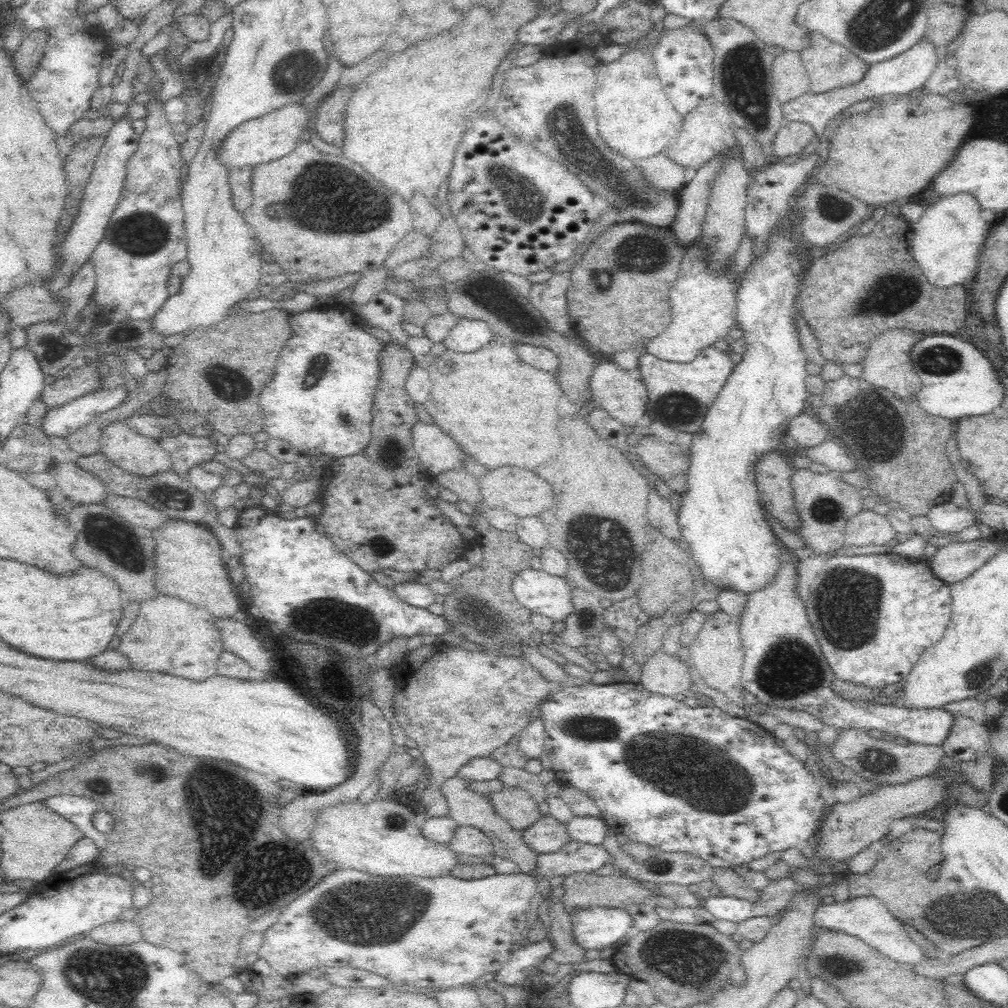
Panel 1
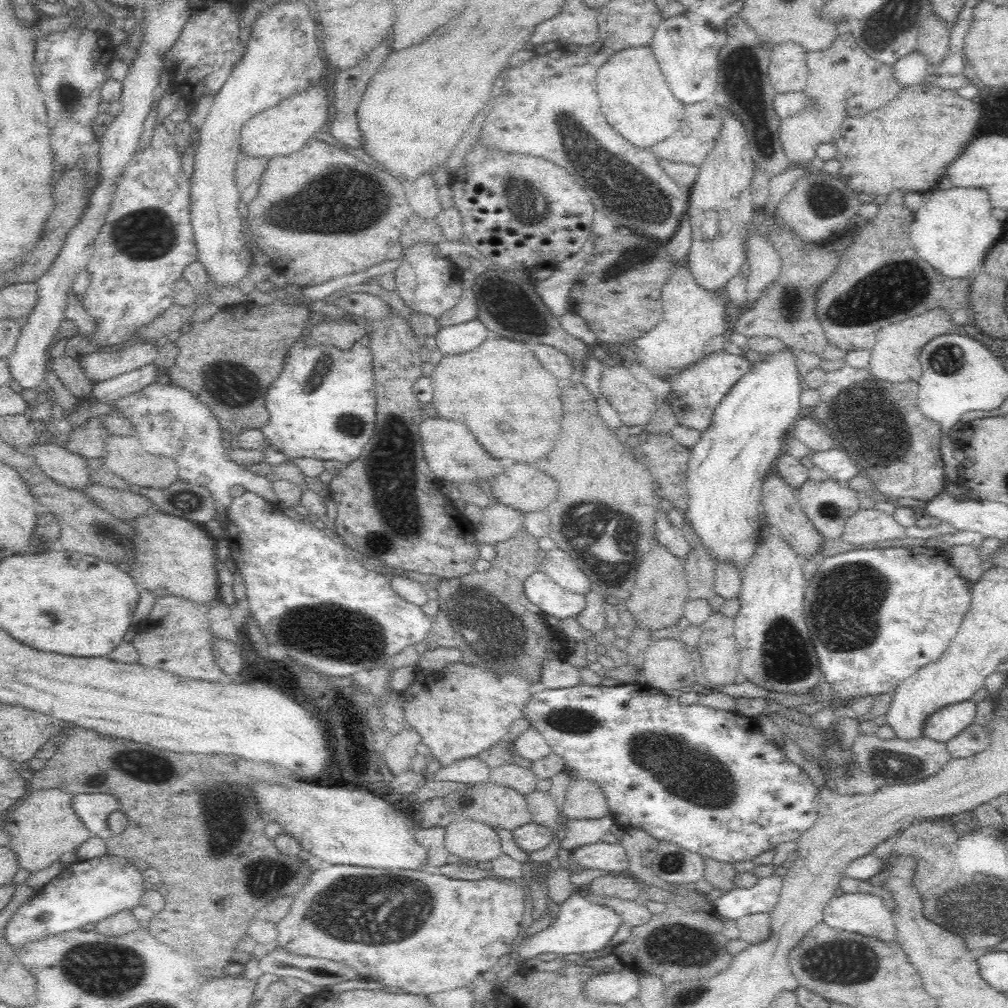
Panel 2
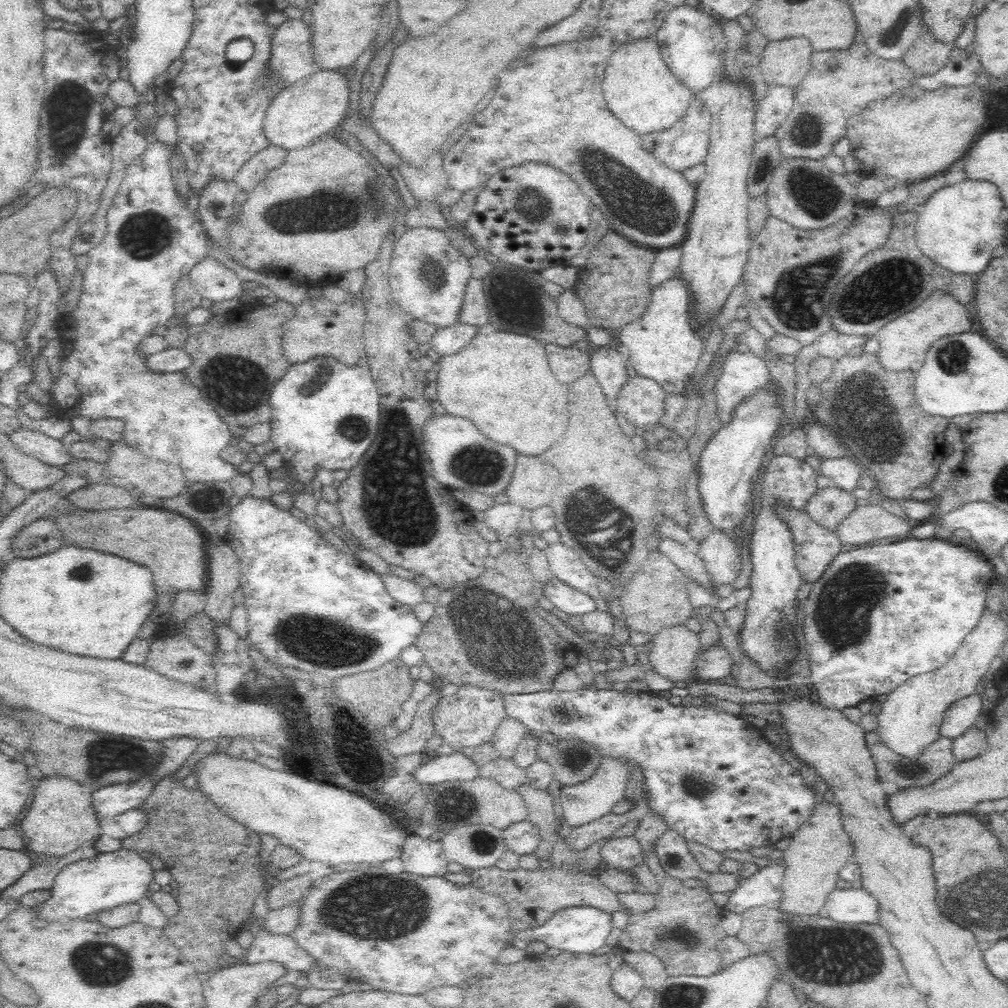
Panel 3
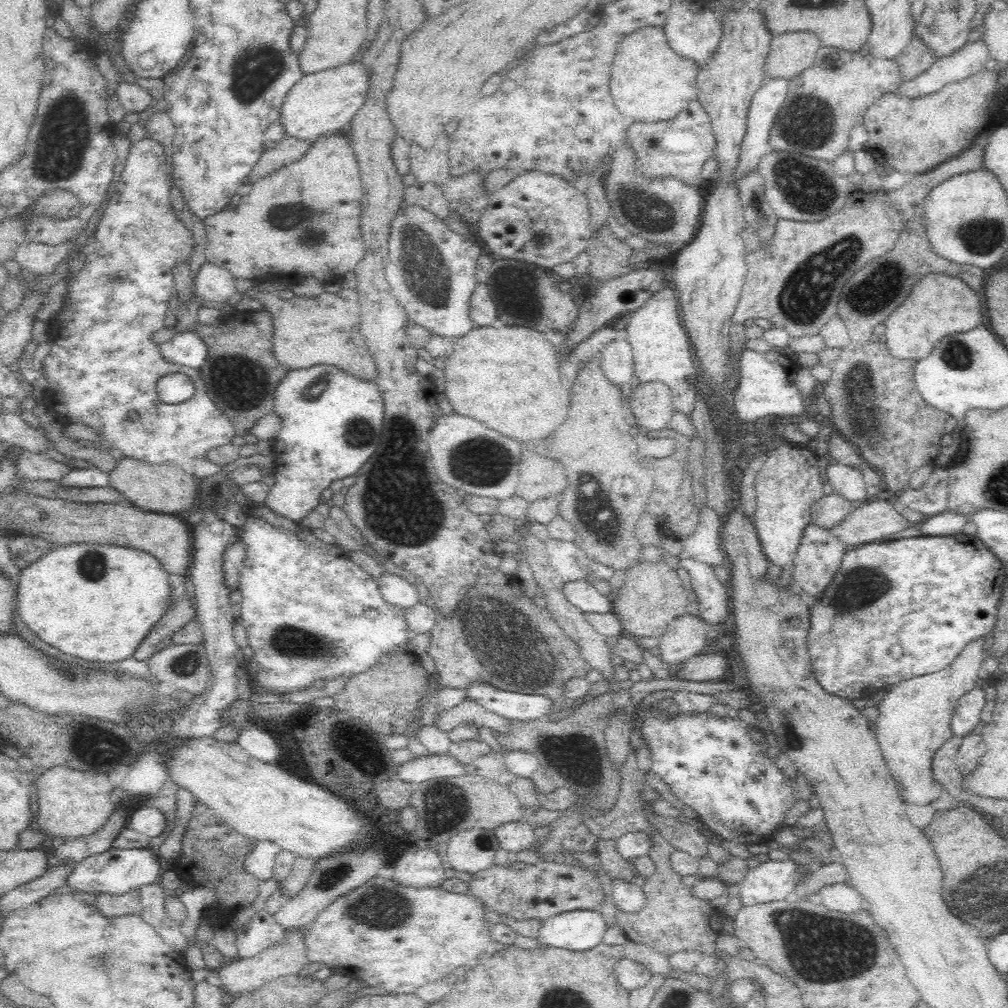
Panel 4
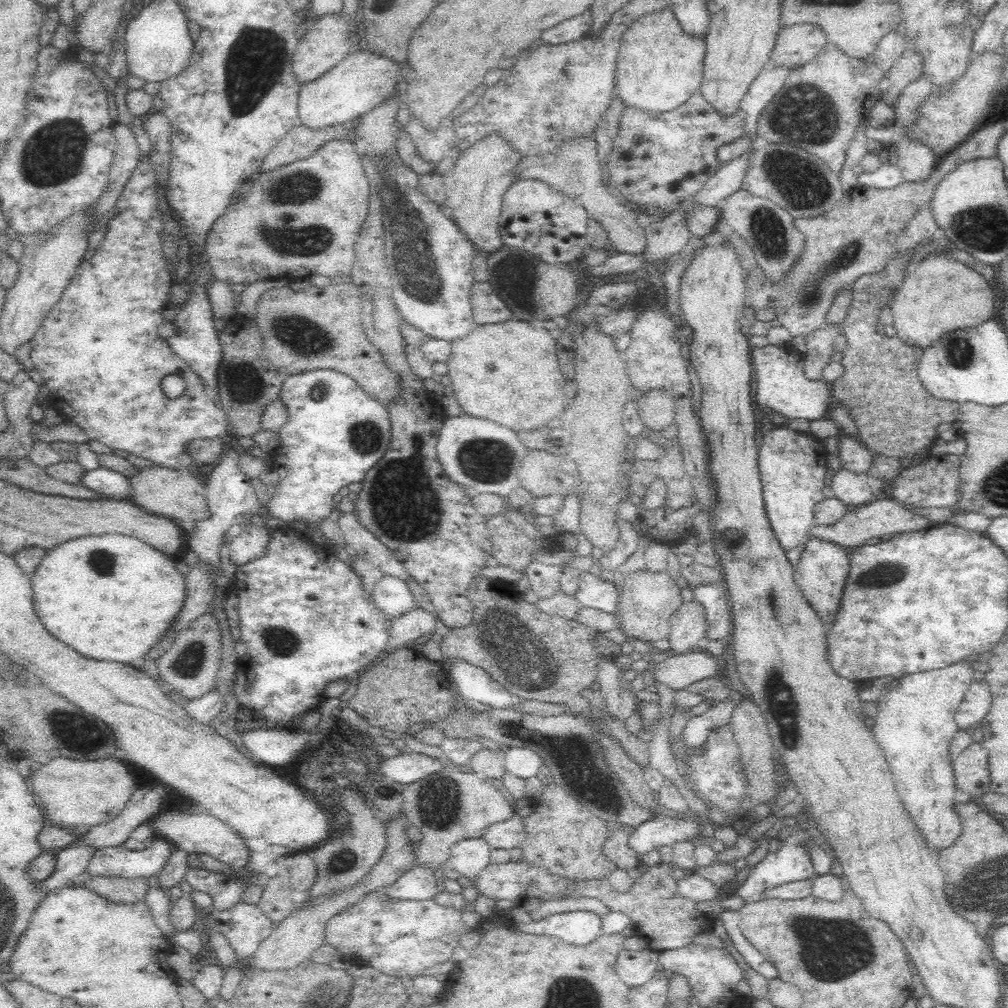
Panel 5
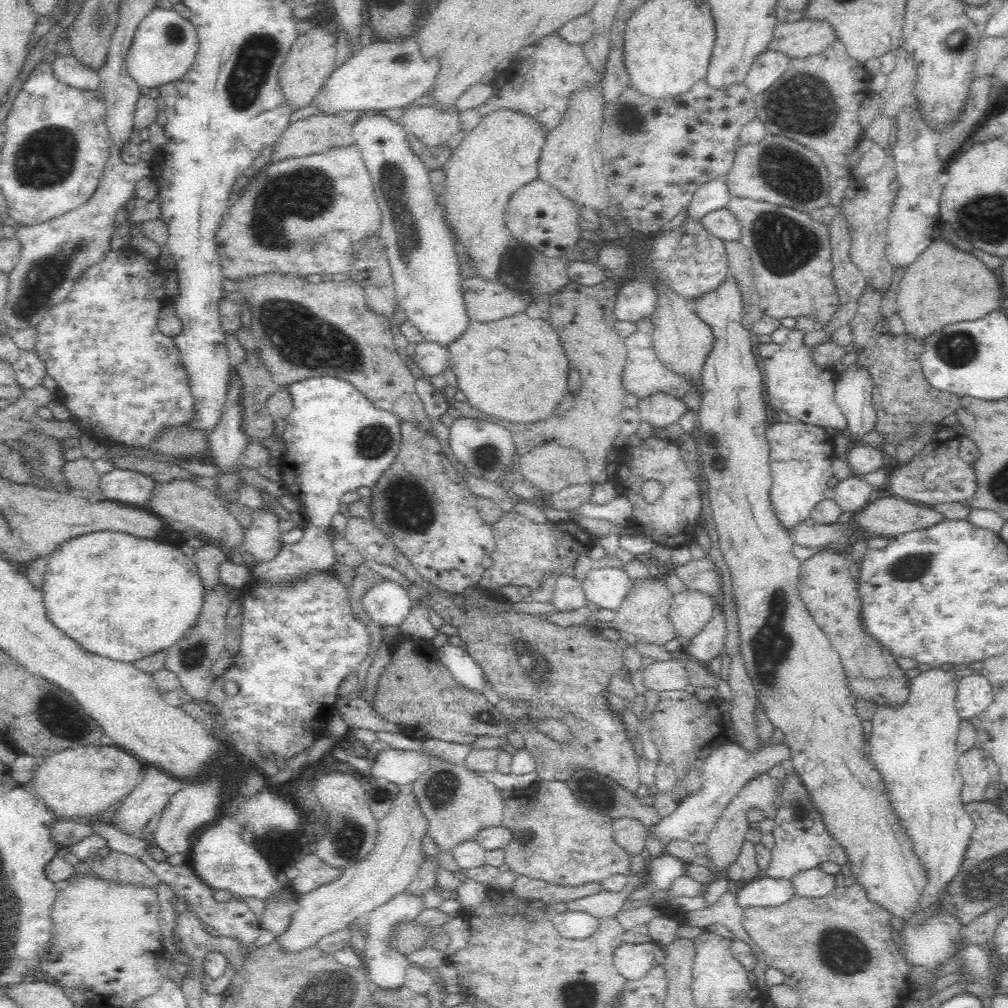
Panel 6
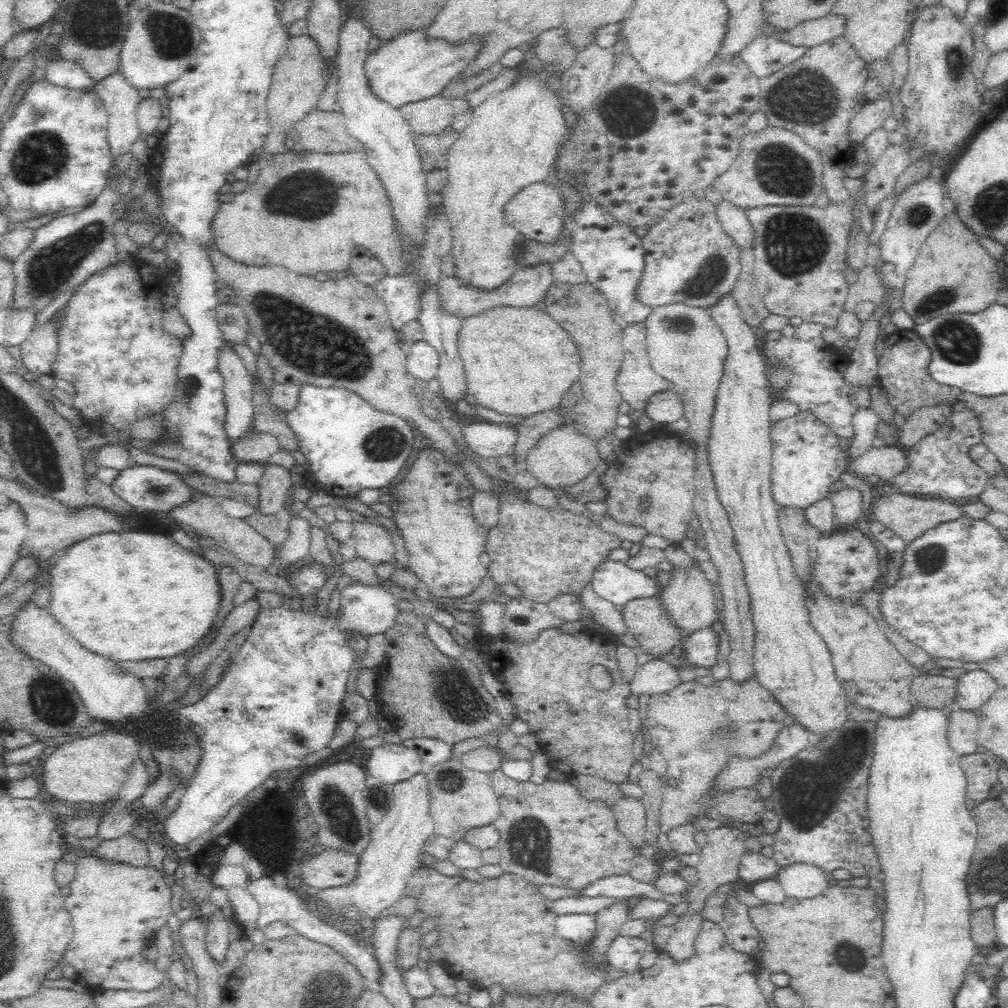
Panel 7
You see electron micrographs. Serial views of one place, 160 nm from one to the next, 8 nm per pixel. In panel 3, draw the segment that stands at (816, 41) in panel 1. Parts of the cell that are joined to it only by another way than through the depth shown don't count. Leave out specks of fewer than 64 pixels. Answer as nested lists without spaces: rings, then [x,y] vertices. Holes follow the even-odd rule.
[[[859,43],[844,49],[813,51],[810,62],[812,62],[812,72],[800,84],[800,88],[794,88],[793,110],[774,134],[780,145],[782,157],[788,160],[804,158],[820,161],[823,157],[831,155],[831,147],[846,134],[846,118],[856,116],[872,102],[885,100],[896,92],[916,86],[919,78],[908,70],[902,60],[882,60],[876,56],[876,60],[870,62],[868,47]]]

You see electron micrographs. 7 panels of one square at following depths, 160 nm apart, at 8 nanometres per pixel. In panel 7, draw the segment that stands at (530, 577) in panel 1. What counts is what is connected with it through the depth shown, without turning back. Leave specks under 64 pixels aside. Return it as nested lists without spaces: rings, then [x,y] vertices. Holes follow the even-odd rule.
[[[619,561],[601,563],[590,581],[593,592],[615,606],[624,606],[643,597],[658,595],[658,581],[640,570],[629,568]]]

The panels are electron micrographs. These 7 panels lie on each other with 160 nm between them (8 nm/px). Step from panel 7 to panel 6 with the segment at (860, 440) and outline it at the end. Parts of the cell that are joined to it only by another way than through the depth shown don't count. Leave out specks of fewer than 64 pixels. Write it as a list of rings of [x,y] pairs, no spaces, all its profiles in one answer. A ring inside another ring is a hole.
[[[852,366],[835,381],[834,398],[842,410],[850,434],[861,442],[860,436],[874,430],[876,411],[872,404],[870,373]]]

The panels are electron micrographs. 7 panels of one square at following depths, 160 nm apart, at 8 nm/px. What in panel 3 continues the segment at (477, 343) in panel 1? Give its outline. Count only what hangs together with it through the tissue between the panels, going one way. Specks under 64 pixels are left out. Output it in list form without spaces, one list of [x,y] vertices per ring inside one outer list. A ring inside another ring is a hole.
[[[456,322],[439,328],[429,345],[439,356],[450,356],[460,352],[479,333],[479,327]]]

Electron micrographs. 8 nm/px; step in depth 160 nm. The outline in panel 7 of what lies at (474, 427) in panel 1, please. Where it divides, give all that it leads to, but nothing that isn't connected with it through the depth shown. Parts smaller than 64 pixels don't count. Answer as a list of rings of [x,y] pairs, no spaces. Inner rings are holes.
[[[496,307],[462,319],[459,330],[458,356],[466,375],[466,388],[476,398],[478,404],[496,410],[500,414],[524,418],[550,410],[560,404],[564,392],[578,380],[580,376],[580,354],[570,335],[564,332],[548,314],[530,308]]]

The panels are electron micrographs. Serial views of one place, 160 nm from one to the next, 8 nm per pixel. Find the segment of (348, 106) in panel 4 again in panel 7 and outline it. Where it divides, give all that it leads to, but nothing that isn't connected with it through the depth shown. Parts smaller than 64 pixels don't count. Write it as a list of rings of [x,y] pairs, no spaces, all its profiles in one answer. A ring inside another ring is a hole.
[[[420,30],[402,32],[369,52],[364,60],[364,75],[371,92],[399,110],[406,104],[437,96],[470,60],[474,60],[478,48],[478,39],[452,45],[444,40],[426,42],[426,36]]]

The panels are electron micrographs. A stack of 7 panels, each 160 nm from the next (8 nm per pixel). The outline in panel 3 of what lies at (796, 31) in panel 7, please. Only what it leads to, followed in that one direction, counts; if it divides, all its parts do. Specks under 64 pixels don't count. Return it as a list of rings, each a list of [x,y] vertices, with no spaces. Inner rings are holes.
[[[788,37],[784,40],[769,41],[767,46],[760,52],[760,68],[762,76],[778,86],[794,88],[798,86],[806,74],[810,72],[810,56],[813,53],[810,41],[804,37]]]

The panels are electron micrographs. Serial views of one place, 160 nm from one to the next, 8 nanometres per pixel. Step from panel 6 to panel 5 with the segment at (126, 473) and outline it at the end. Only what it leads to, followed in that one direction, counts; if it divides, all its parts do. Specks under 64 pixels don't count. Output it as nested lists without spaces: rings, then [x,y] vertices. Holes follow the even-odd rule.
[[[102,467],[92,470],[85,469],[77,484],[91,488],[94,492],[103,494],[105,498],[110,494],[118,494],[118,492],[128,494],[128,488],[130,488],[127,476]]]

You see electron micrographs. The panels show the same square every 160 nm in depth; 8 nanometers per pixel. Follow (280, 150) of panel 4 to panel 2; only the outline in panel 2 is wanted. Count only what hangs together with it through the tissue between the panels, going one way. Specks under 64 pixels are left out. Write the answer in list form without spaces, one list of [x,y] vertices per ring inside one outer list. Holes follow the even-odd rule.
[[[241,157],[237,162],[234,176],[235,183],[240,193],[240,202],[248,204],[256,198],[261,176],[266,170],[268,158],[248,158]]]

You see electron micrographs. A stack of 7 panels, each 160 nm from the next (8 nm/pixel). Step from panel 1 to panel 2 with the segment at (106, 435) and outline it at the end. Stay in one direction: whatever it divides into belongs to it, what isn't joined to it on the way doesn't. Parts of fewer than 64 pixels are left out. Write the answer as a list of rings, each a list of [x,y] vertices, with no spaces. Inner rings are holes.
[[[109,434],[104,439],[106,454],[103,456],[103,465],[114,474],[121,476],[133,486],[149,486],[150,488],[166,488],[170,482],[180,480],[178,467],[173,459],[152,457],[141,450],[139,438],[135,436],[120,436]]]

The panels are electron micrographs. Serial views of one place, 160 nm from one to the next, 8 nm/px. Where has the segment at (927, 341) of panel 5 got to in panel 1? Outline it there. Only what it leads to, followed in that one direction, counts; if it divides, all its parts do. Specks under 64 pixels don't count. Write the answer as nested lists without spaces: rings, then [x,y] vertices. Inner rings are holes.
[[[894,329],[877,336],[871,343],[870,348],[863,360],[863,372],[861,378],[868,384],[890,391],[898,399],[908,400],[916,396],[921,387],[921,380],[915,373],[910,360],[910,348],[925,336],[926,333],[910,331],[910,329]]]

